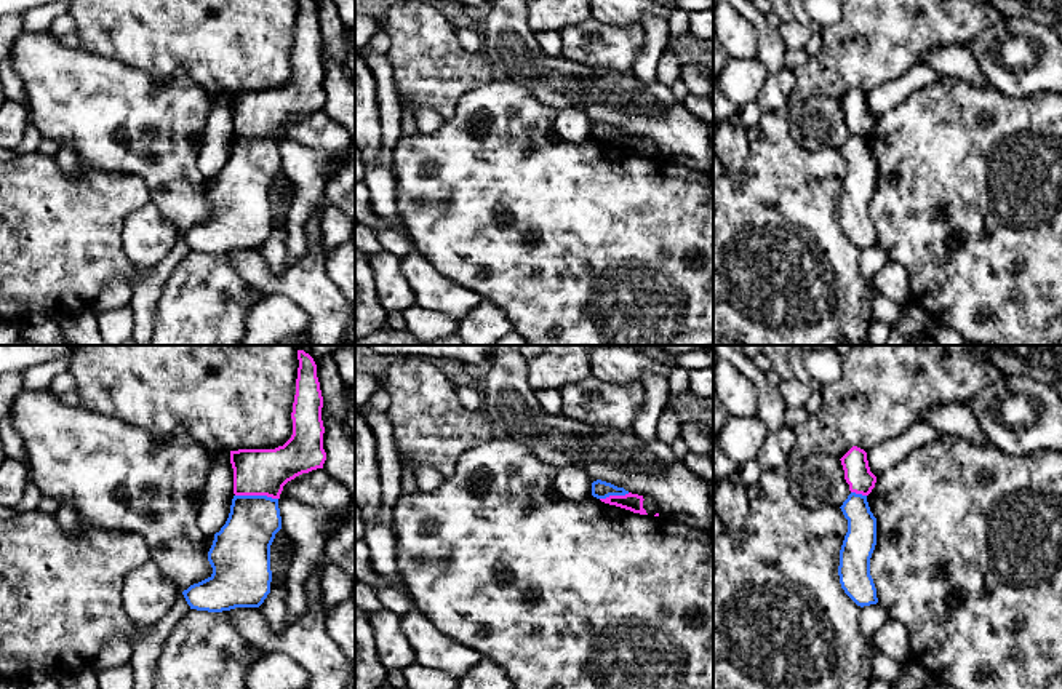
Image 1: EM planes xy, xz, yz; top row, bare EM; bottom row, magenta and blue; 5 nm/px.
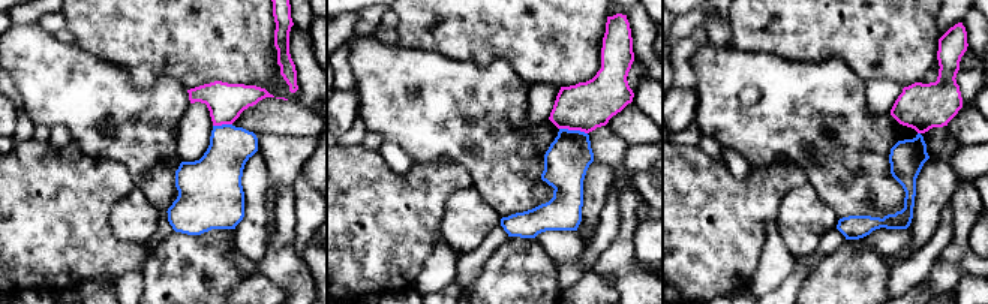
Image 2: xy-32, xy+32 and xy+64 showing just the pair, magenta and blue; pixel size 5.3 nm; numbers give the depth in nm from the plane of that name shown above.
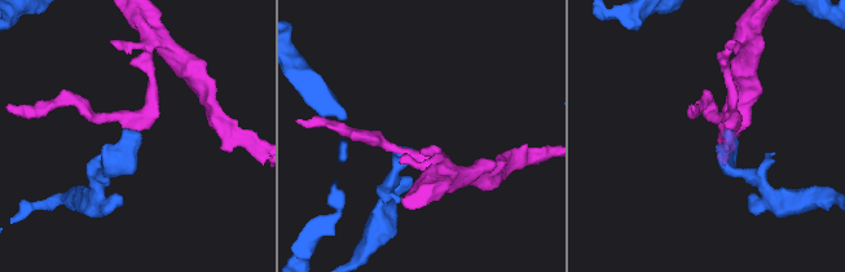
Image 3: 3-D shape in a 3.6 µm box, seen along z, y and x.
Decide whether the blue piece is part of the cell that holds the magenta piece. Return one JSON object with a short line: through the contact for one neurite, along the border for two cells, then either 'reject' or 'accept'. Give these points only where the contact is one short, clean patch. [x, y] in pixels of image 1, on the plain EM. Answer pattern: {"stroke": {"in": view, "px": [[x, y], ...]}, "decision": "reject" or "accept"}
{"stroke": {"in": "xy", "px": [[235, 136], [266, 136], [277, 141]]}, "decision": "reject"}

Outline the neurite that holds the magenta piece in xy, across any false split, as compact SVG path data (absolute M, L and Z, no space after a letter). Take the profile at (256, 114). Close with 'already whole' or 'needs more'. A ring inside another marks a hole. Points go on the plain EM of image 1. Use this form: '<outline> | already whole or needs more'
M297 0L293 77L275 91L230 93L235 137L280 141L283 128L302 115L323 110L323 38L313 0Z | already whole

